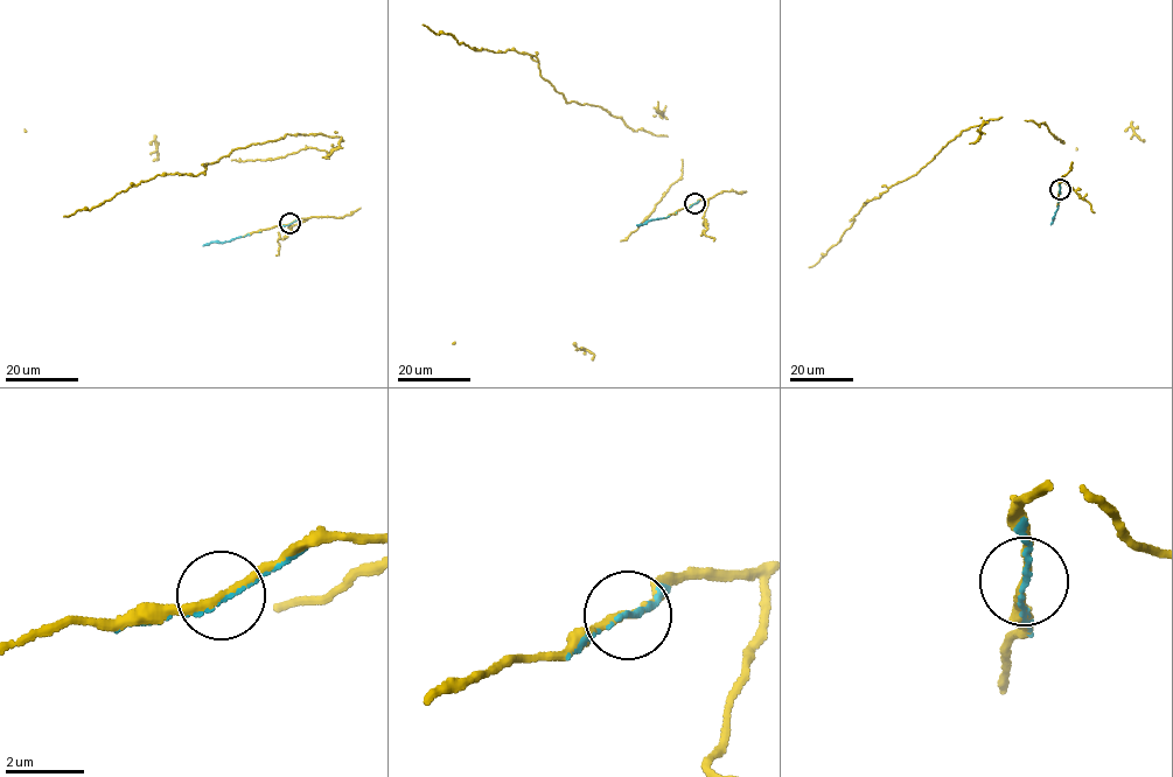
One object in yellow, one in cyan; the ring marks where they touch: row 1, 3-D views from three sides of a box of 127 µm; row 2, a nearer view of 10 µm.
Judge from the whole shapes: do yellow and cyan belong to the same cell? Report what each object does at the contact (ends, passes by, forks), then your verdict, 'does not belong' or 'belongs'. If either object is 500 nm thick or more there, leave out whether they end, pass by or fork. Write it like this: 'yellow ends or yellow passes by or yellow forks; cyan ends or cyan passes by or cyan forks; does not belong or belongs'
yellow passes by; cyan ends; belongs

